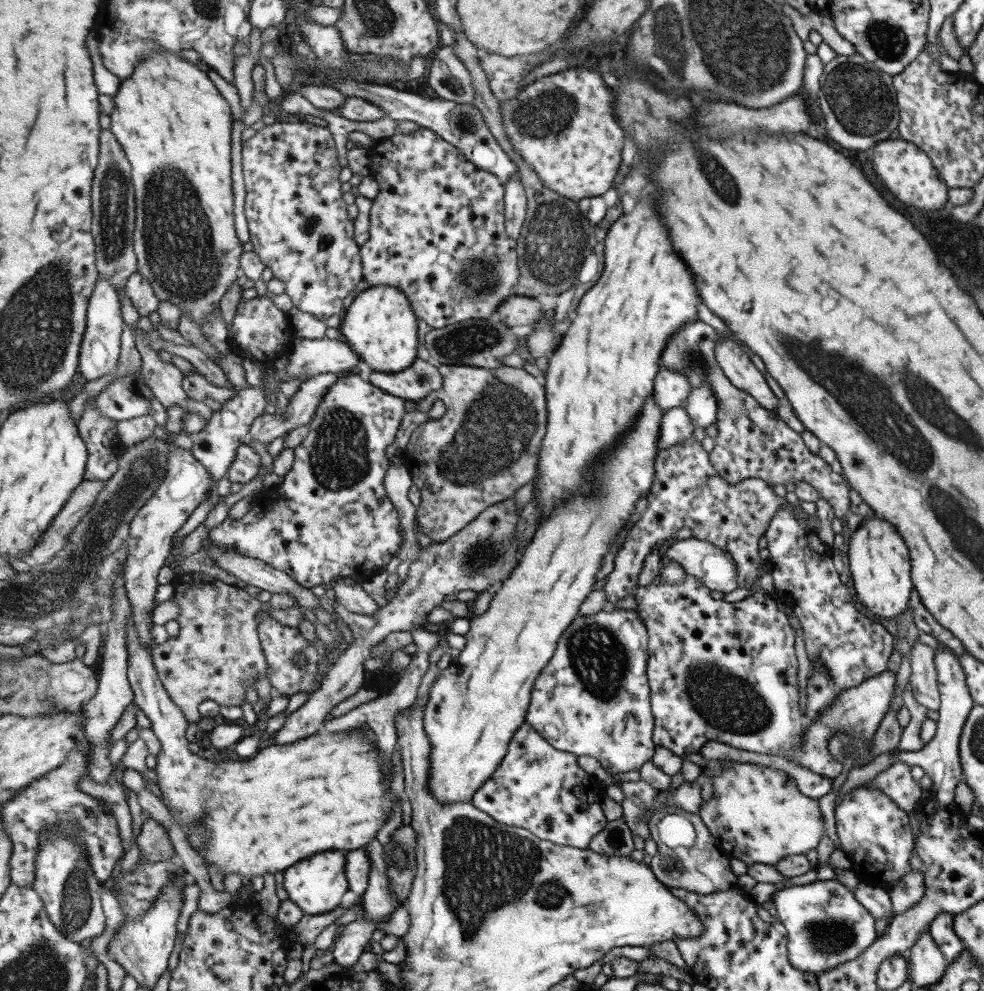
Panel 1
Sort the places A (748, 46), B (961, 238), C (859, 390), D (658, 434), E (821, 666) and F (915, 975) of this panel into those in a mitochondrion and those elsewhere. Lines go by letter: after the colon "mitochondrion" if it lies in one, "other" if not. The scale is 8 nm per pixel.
A: mitochondrion
B: mitochondrion
C: mitochondrion
D: other
E: other
F: other

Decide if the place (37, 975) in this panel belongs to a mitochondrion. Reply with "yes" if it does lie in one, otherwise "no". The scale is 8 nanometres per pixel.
yes

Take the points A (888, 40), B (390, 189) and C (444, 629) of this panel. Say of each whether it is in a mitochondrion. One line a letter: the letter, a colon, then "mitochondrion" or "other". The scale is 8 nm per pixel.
A: mitochondrion
B: other
C: other

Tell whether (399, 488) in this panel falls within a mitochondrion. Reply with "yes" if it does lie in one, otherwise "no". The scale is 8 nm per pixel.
no

